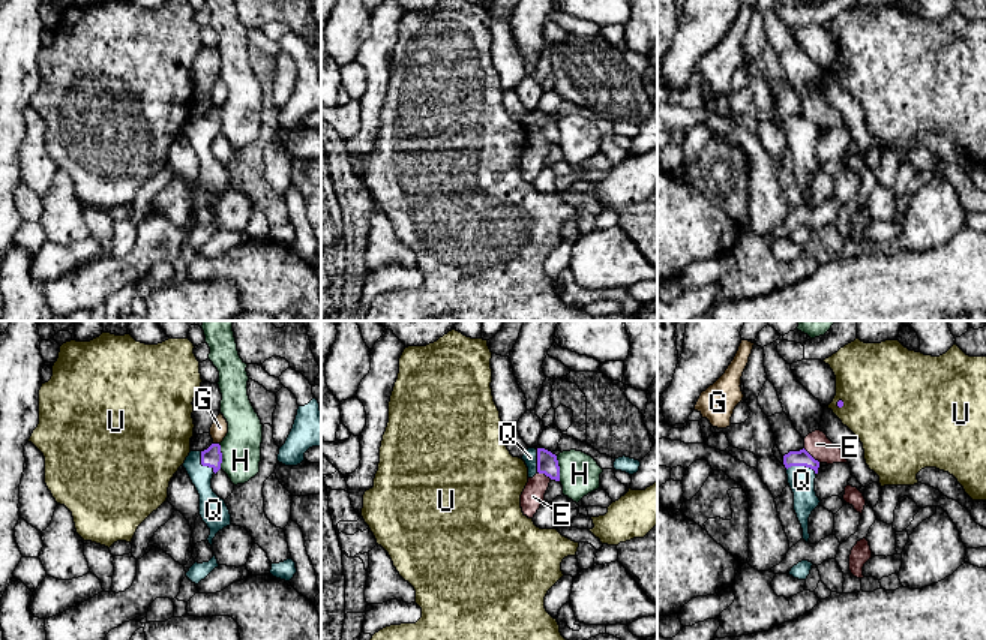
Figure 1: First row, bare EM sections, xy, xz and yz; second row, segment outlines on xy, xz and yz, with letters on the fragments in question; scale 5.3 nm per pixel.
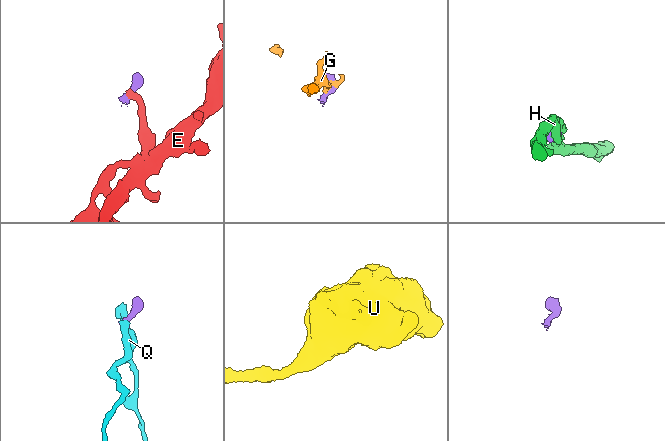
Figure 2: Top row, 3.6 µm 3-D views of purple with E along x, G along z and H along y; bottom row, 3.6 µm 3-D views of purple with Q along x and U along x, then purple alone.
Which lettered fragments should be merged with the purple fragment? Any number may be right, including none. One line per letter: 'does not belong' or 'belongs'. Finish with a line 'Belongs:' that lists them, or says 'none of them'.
E: does not belong
G: does not belong
H: does not belong
Q: belongs
U: does not belong
Belongs: Q

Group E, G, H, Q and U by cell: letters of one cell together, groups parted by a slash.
E / G / H / Q / U

